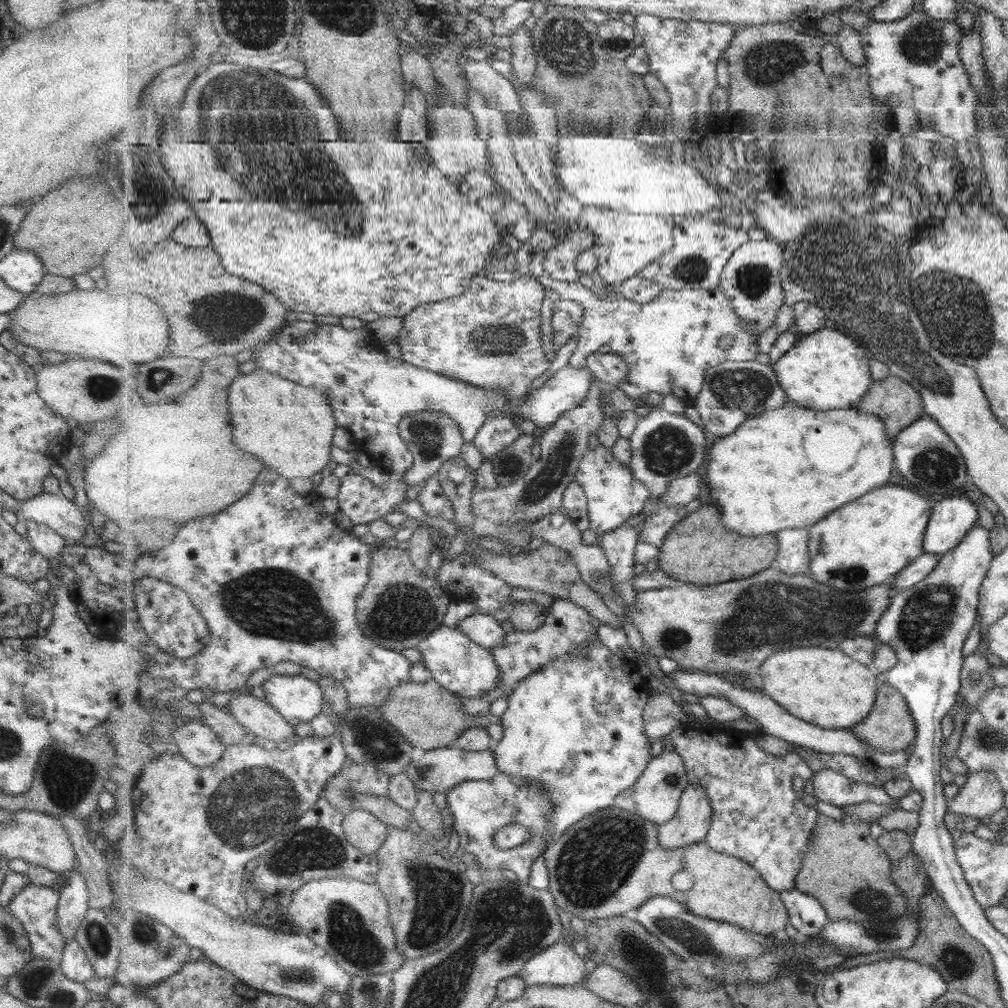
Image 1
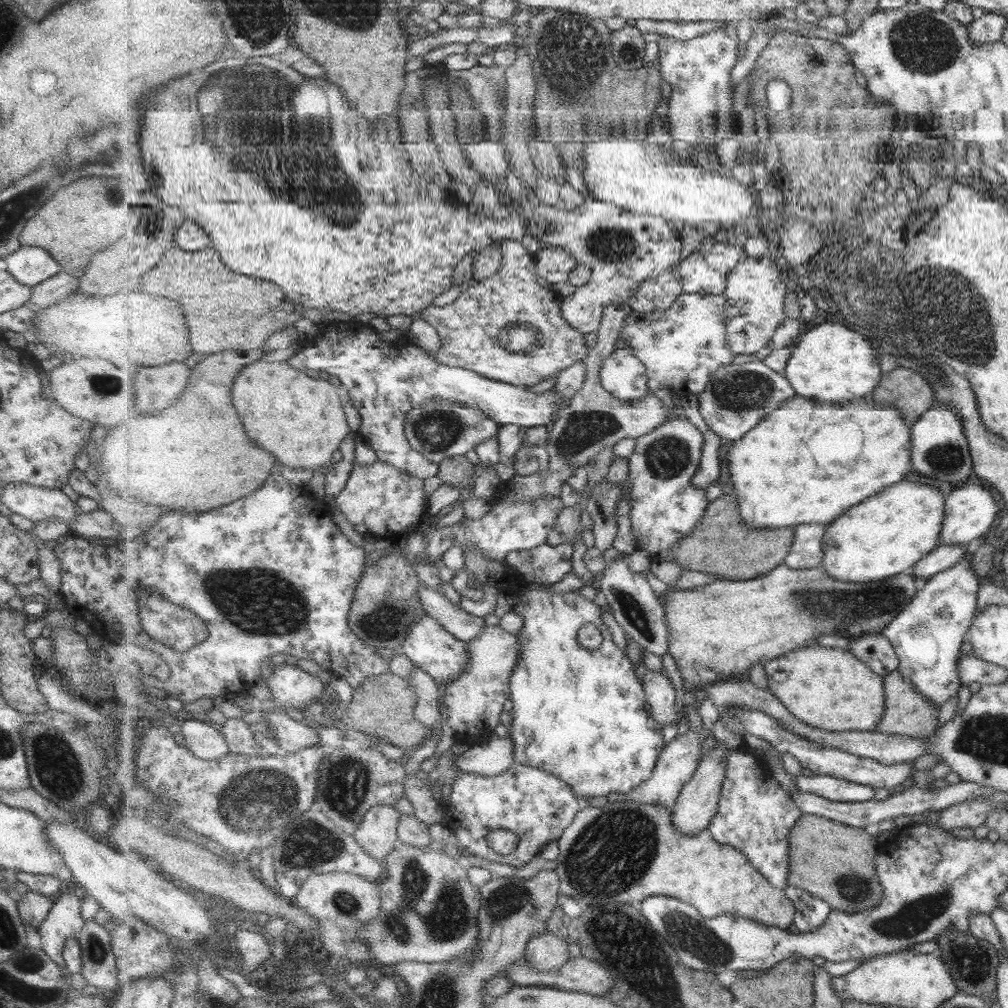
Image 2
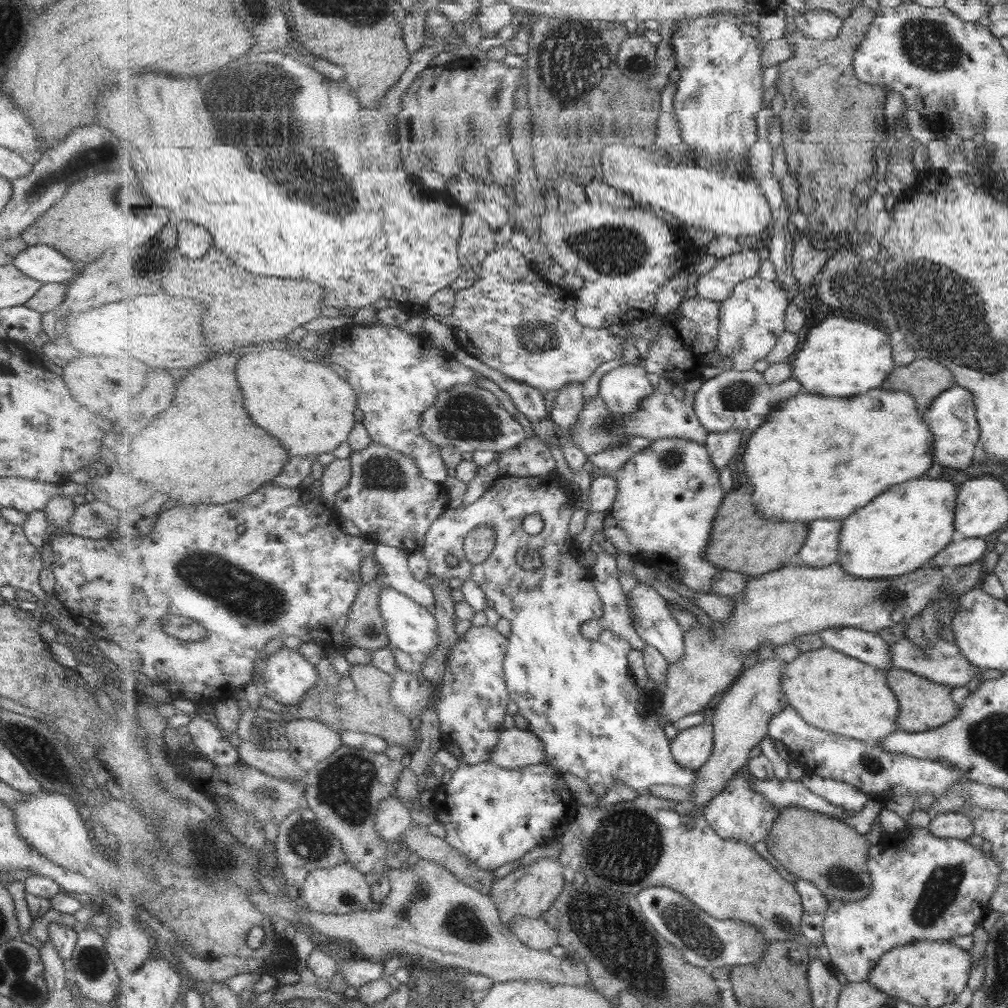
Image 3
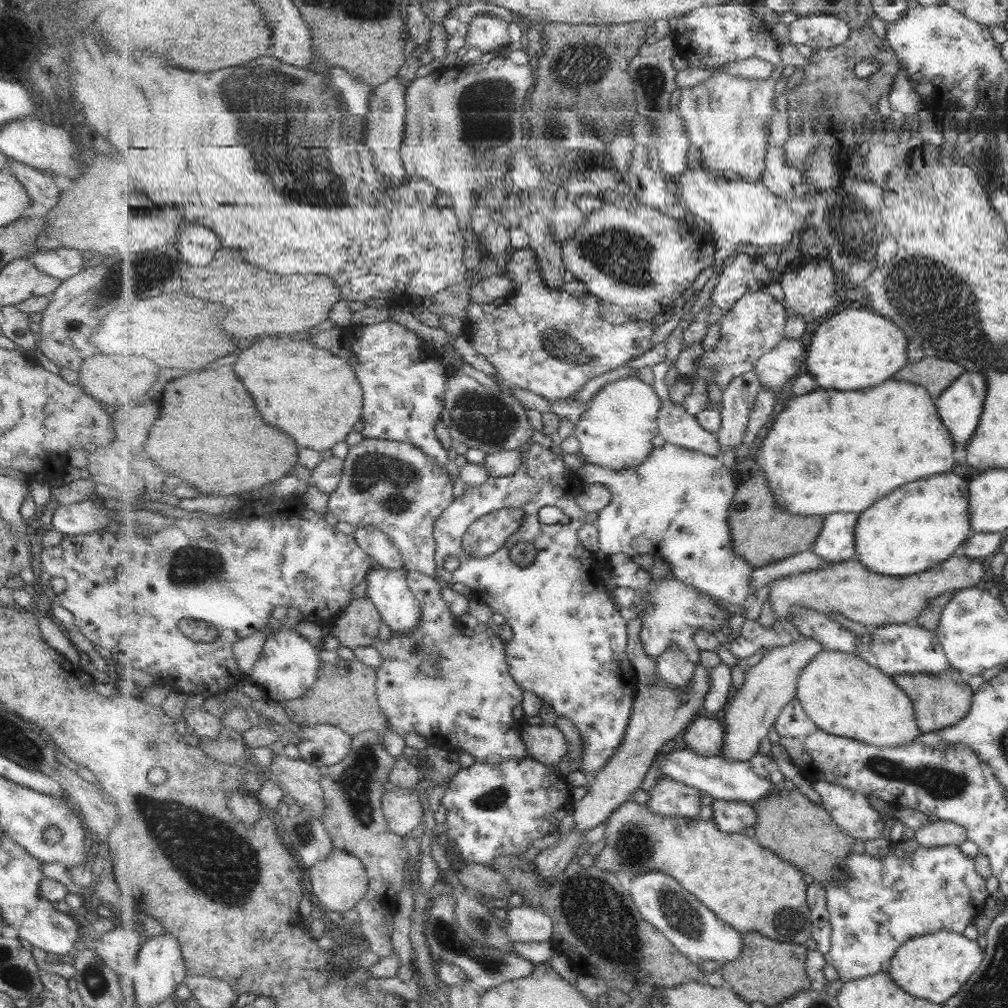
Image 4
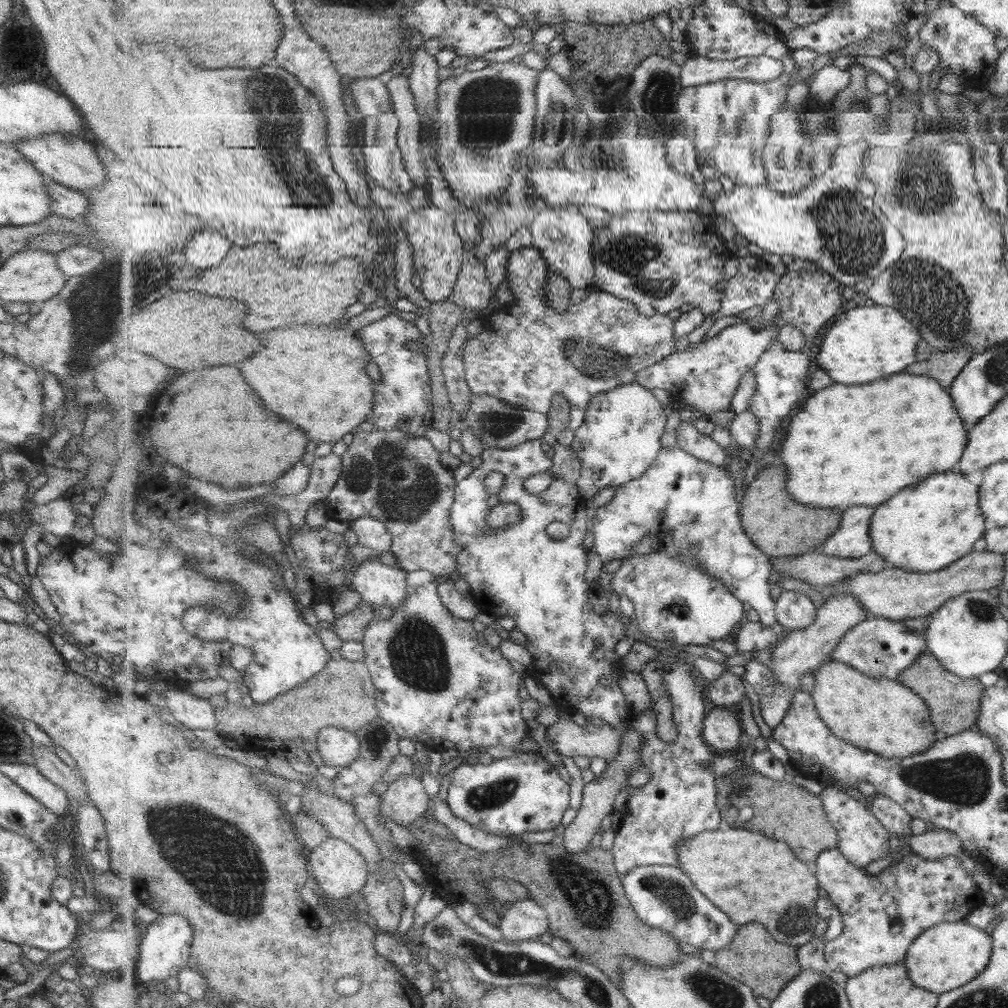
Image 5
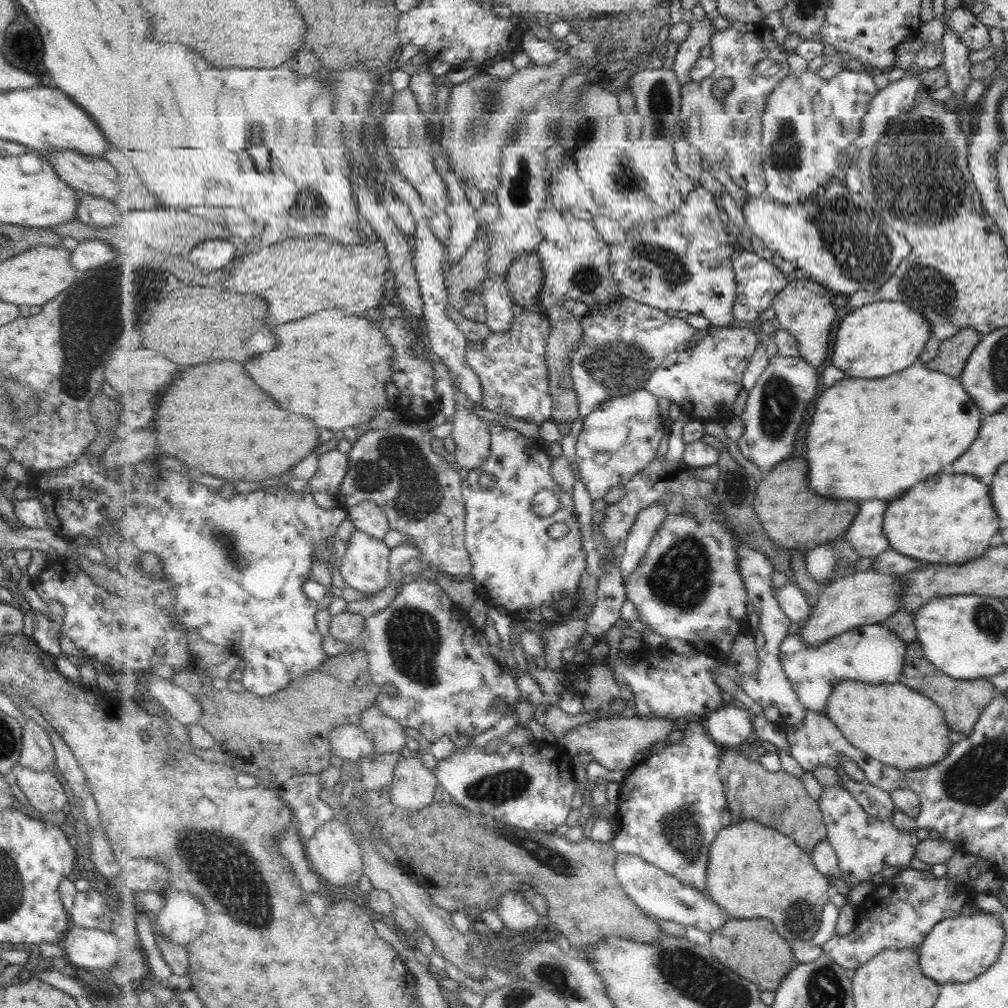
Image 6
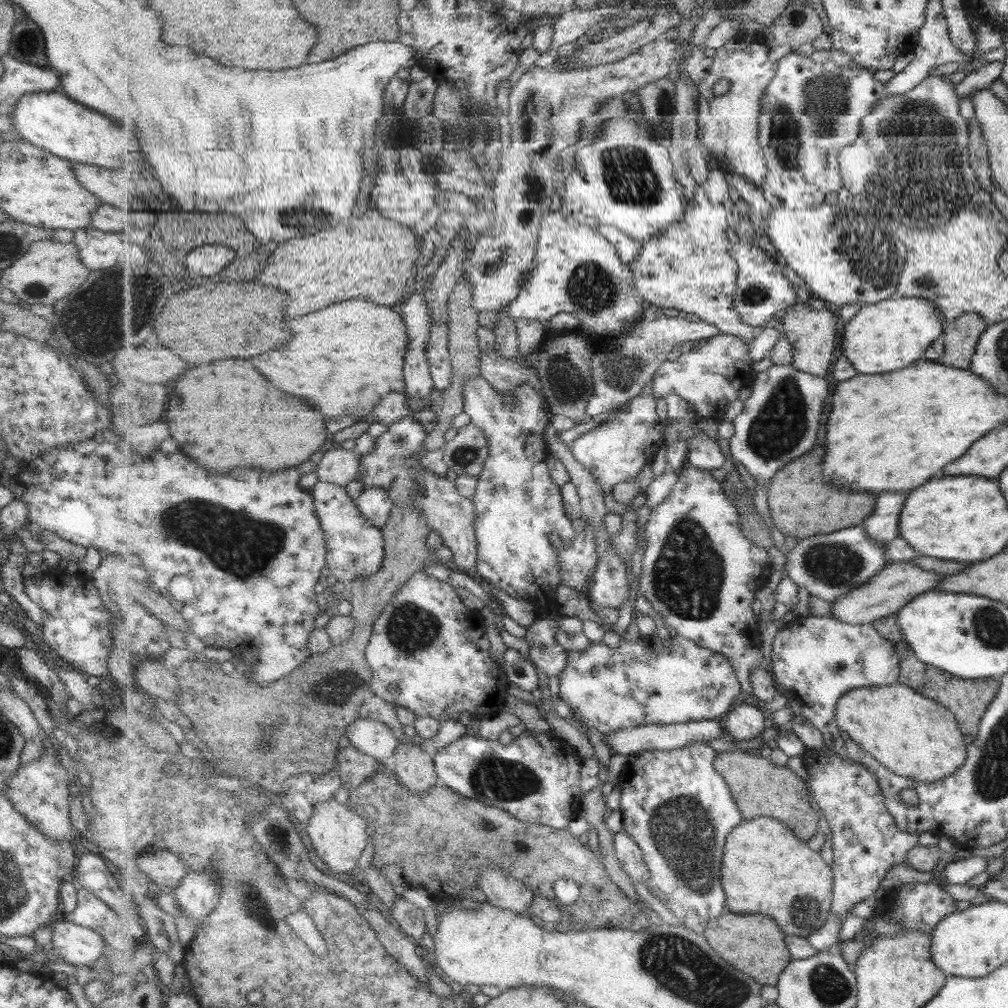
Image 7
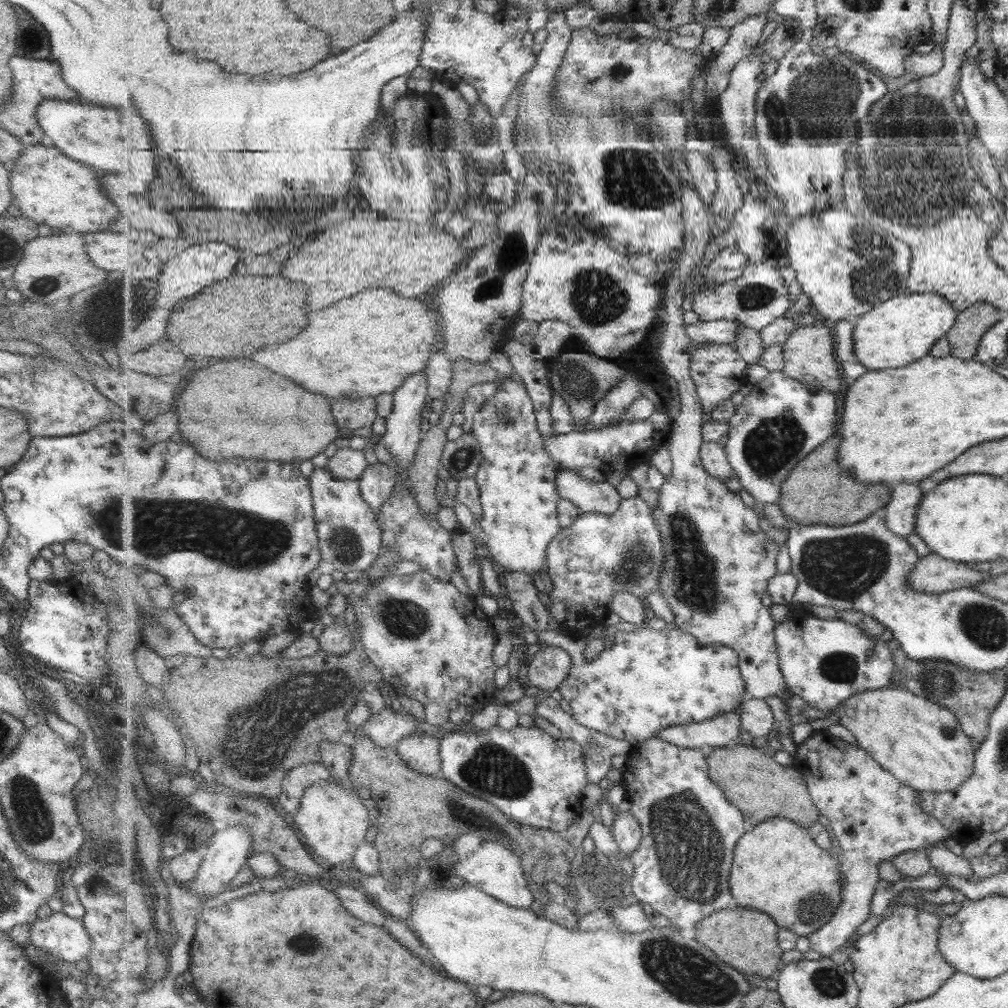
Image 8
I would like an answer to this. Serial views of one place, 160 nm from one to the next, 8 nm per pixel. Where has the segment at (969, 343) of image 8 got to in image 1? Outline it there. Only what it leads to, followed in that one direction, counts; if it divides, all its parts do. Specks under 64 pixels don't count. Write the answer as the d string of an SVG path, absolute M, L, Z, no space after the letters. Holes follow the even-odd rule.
M890 374L883 380L874 380L869 393L855 408L884 420L889 439L895 440L923 415L924 402L912 383Z

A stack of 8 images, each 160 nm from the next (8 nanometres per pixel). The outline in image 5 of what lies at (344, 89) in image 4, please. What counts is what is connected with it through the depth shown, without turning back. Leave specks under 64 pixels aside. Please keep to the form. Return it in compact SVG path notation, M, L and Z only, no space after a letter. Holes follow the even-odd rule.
M384 77L350 79L347 88L354 98L358 116L377 116L395 113L394 102Z

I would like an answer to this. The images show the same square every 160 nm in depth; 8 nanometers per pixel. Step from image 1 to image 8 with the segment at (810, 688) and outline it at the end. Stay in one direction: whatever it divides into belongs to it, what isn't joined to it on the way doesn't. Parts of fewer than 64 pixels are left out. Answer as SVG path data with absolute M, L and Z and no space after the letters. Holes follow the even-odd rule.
M897 686L865 691L842 702L832 711L833 716L827 717L827 726L823 726L825 731L831 724L841 724L855 735L860 746L872 754L885 770L892 772L915 791L944 793L959 788L973 774L975 751L971 747L970 738L959 726L956 715L936 702L913 694L913 691Z

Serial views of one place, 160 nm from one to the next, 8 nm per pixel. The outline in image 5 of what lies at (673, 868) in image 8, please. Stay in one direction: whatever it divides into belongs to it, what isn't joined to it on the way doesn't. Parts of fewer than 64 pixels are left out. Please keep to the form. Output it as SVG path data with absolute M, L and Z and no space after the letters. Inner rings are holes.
M668 662L663 667L664 682L668 684L679 734L675 742L665 742L657 734L656 713L652 710L633 713L630 717L629 728L635 728L643 738L640 761L642 769L649 772L650 778L627 797L621 809L623 819L611 848L621 878L638 866L680 867L678 846L685 839L724 827L721 812L717 808L716 774L710 768L715 754L704 739L707 708L701 698L700 684L685 665Z

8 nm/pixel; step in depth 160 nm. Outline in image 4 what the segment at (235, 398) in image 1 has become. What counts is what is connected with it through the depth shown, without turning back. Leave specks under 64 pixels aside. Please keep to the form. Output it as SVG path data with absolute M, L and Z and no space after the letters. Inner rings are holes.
M263 340L249 350L245 350L235 362L237 374L245 386L249 386L253 398L257 398L257 408L265 414L265 422L273 422L273 426L289 432L300 448L317 451L331 450L337 442L346 441L357 422L362 421L364 413L364 387L360 385L356 371L351 363L339 358L329 350L315 348L309 342L291 342L281 344L273 340Z

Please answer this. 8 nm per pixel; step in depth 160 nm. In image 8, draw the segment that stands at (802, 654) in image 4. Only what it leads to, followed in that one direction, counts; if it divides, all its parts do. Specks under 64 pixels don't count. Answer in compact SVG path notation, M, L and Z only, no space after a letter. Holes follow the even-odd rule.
M932 552L919 558L908 576L913 590L921 593L942 593L955 589L972 588L993 574L979 572L968 563L941 558Z

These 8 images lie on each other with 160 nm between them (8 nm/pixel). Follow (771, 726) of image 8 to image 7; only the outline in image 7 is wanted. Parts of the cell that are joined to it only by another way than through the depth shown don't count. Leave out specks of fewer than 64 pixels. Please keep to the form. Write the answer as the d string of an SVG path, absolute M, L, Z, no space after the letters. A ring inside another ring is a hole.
M747 704L732 708L722 718L726 732L739 740L753 740L761 737L765 730L768 712L758 706Z

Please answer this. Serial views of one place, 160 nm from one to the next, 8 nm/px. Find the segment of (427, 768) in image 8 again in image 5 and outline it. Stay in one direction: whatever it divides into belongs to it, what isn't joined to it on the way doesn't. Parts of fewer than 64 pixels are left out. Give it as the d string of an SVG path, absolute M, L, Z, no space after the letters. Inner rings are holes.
M417 769L382 787L380 803L382 814L404 827L415 823L432 807Z

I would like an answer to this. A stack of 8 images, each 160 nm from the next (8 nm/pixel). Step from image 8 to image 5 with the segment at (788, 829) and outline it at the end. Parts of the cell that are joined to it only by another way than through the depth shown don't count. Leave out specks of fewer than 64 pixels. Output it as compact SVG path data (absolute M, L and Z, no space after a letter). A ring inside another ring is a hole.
M724 826L685 839L678 846L678 854L680 854L681 870L690 876L695 887L701 890L715 906L727 912L731 920L737 922L737 926L749 922L761 922L768 927L769 933L778 942L797 948L808 944L813 938L820 918L817 915L820 880L817 879L814 867L797 858L787 842L767 838L762 832Z

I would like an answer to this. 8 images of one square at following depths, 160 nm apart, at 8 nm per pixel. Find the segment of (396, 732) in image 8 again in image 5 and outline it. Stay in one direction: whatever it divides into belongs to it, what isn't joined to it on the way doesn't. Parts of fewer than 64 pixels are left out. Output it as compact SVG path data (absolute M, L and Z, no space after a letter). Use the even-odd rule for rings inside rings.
M328 726L321 729L317 753L325 766L337 768L352 764L360 755L361 742L355 730Z

